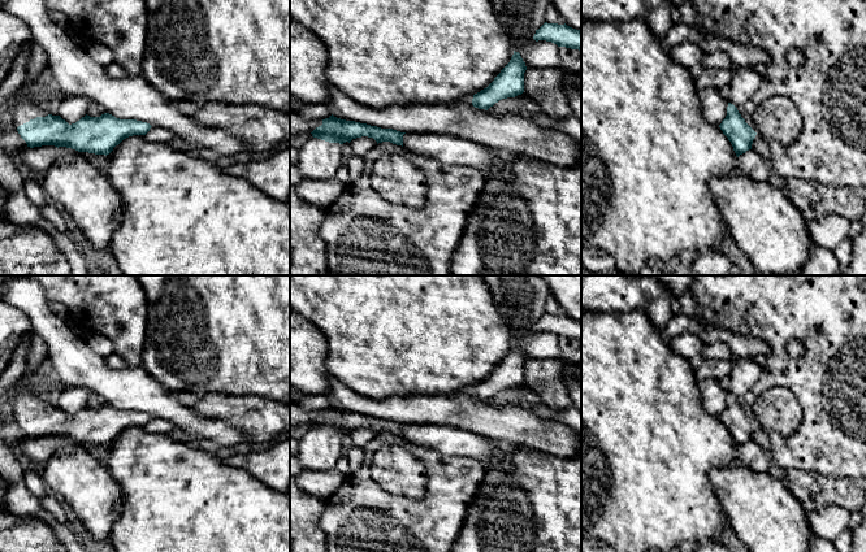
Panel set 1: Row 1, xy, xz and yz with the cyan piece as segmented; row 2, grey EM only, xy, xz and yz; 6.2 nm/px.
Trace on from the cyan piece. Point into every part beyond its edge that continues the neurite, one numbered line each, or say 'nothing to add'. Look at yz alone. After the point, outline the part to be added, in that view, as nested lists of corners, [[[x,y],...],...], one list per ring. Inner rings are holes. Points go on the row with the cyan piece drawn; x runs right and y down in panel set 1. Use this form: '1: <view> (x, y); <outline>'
nothing to add

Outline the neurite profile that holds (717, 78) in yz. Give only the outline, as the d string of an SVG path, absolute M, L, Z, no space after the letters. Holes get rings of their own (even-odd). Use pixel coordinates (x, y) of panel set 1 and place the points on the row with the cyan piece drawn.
M703 69L701 77L696 81L697 90L713 87L720 90L729 84L732 79L732 69Z

